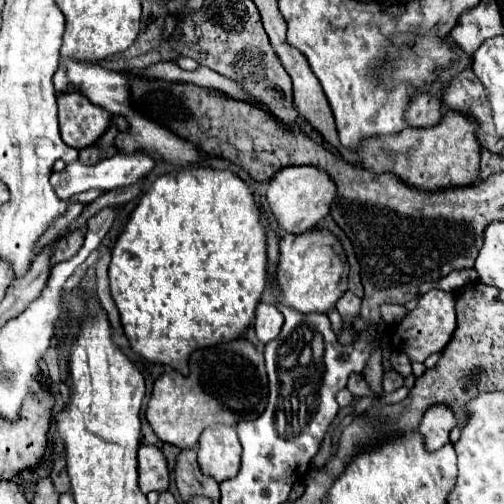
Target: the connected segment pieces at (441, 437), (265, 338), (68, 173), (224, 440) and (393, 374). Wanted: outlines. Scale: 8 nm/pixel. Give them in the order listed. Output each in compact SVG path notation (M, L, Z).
M433 405L427 409L419 423L419 433L423 437L425 449L435 451L441 445L449 443L449 431L457 425L457 419L453 411L449 411L445 405Z
M259 301L257 309L255 309L255 331L261 343L269 343L271 339L275 339L281 331L283 325L283 315L279 313L279 309L271 303Z
M113 155L113 157L103 159L103 161L99 161L97 165L91 165L91 167L85 167L79 161L75 161L75 163L67 165L59 173L53 171L49 181L51 181L51 187L57 193L57 197L61 201L65 201L65 199L69 199L69 197L73 197L77 193L89 191L91 187L97 187L97 189L103 189L103 191L111 191L111 189L117 189L117 187L133 185L141 177L145 177L151 169L153 169L153 161L147 159L147 157L141 157L141 155Z
M213 425L205 429L199 437L197 461L201 473L211 475L217 483L235 477L241 467L241 443L235 427Z
M389 371L389 373L385 373L385 377L383 377L383 391L391 393L391 391L399 389L401 385L403 385L403 377L401 377L397 371Z

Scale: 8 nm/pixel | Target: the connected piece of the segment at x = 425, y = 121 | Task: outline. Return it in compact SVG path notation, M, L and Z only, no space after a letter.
M429 93L415 97L405 111L405 123L409 127L435 127L439 121L441 121L441 103L433 99Z

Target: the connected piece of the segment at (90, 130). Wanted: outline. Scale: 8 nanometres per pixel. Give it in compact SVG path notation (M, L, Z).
M71 91L57 97L59 103L59 129L63 141L73 149L93 145L111 123L111 113L93 105L85 95Z

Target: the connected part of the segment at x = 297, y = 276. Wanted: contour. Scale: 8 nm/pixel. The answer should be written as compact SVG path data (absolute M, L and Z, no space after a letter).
M311 229L299 235L281 237L281 261L277 279L281 283L281 301L301 313L327 313L347 291L349 263L341 241L327 229Z

